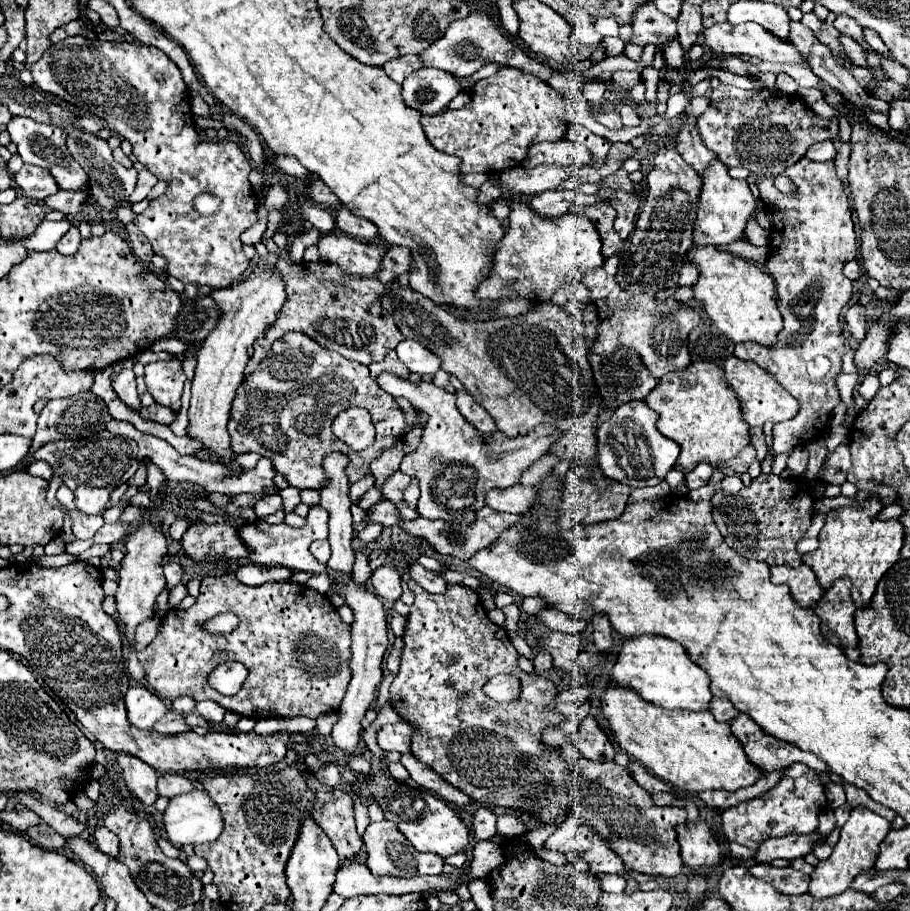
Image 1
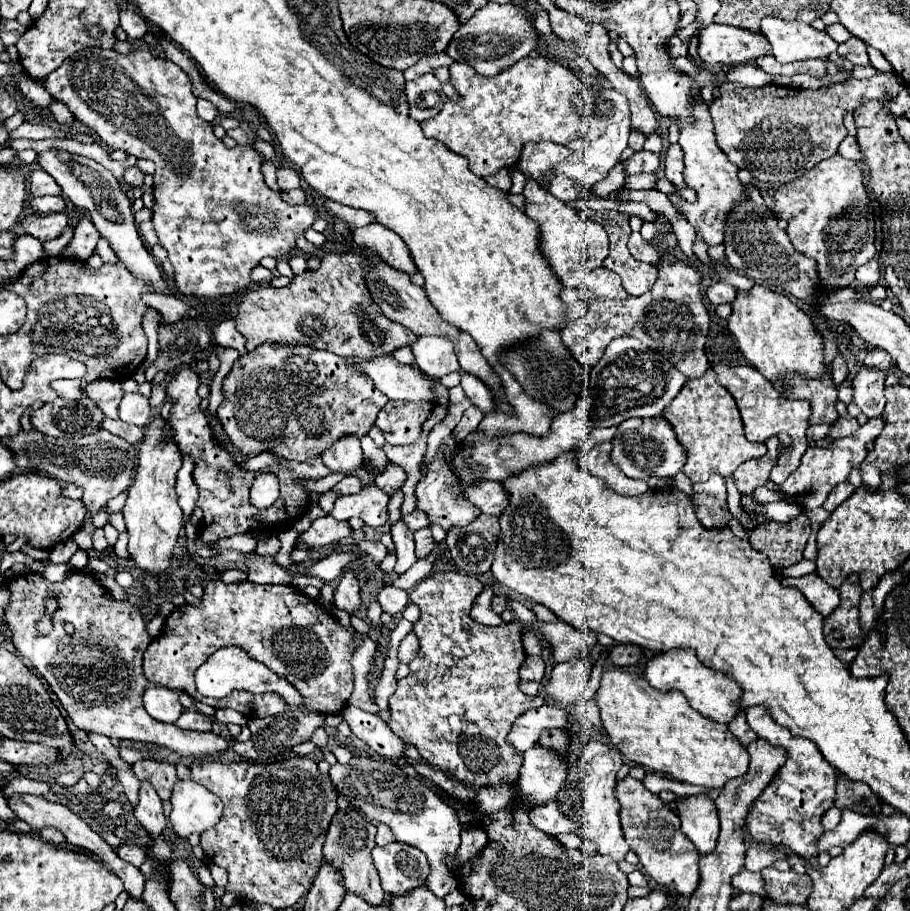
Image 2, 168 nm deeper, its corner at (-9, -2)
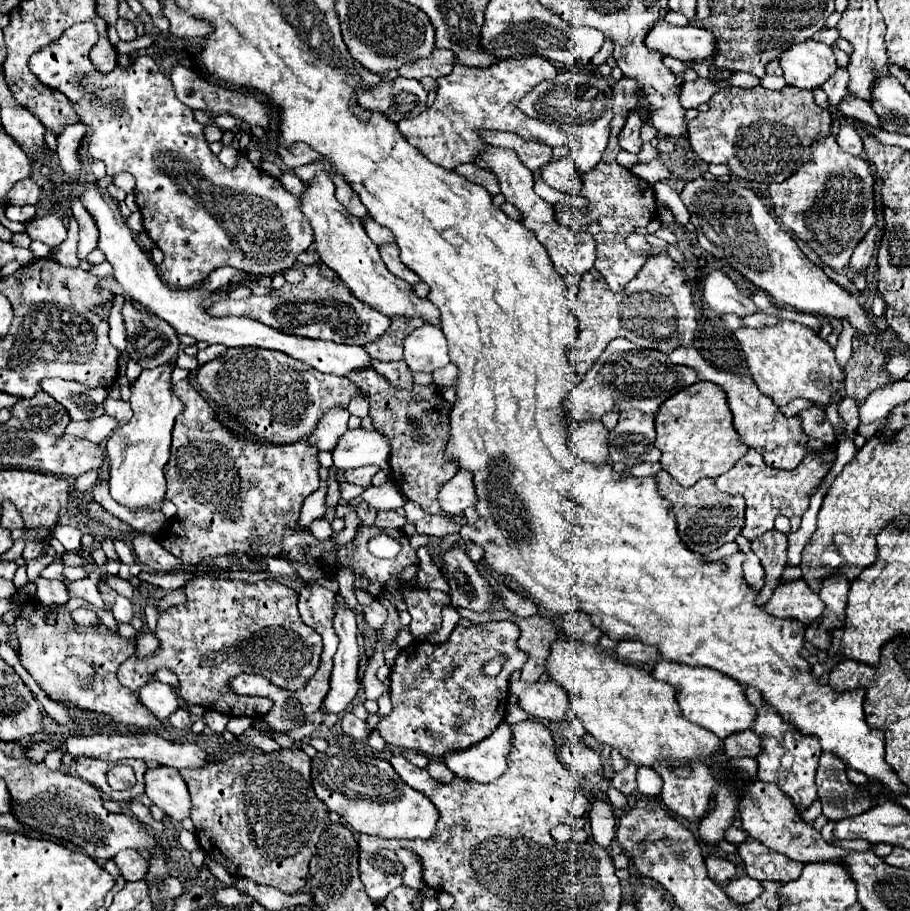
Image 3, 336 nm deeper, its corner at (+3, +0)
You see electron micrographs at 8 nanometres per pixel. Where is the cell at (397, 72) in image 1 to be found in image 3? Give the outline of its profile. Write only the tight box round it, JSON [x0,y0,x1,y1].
[398,48,454,80]

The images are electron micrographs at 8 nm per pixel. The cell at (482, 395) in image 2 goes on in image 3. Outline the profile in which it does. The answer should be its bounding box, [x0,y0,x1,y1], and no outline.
[434,364,458,388]

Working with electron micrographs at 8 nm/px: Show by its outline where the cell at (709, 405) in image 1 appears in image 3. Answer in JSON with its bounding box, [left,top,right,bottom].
[656,380,748,488]

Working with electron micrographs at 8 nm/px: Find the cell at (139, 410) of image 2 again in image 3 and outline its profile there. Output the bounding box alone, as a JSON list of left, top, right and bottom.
[104,398,132,424]

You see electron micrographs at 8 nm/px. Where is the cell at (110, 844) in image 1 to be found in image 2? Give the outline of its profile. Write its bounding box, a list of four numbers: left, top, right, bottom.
[118,846,146,868]

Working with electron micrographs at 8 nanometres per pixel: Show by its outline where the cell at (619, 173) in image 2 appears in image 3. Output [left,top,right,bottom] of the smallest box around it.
[542,156,582,194]

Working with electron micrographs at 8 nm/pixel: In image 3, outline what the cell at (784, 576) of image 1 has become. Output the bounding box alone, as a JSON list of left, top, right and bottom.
[766,578,824,624]

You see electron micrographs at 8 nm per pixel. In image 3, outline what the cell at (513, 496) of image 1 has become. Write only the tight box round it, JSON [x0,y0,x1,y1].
[438,468,476,514]

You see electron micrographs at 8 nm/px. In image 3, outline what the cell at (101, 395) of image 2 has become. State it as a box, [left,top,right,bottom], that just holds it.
[40,378,108,420]

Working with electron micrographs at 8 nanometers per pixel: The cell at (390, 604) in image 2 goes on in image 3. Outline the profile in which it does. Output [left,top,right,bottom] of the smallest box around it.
[364,598,388,630]

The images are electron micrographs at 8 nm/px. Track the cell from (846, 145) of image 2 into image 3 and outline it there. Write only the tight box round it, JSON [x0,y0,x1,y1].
[836,126,864,154]

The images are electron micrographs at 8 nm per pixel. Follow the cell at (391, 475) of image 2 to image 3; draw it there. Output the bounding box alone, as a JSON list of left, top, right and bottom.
[346,466,380,490]

